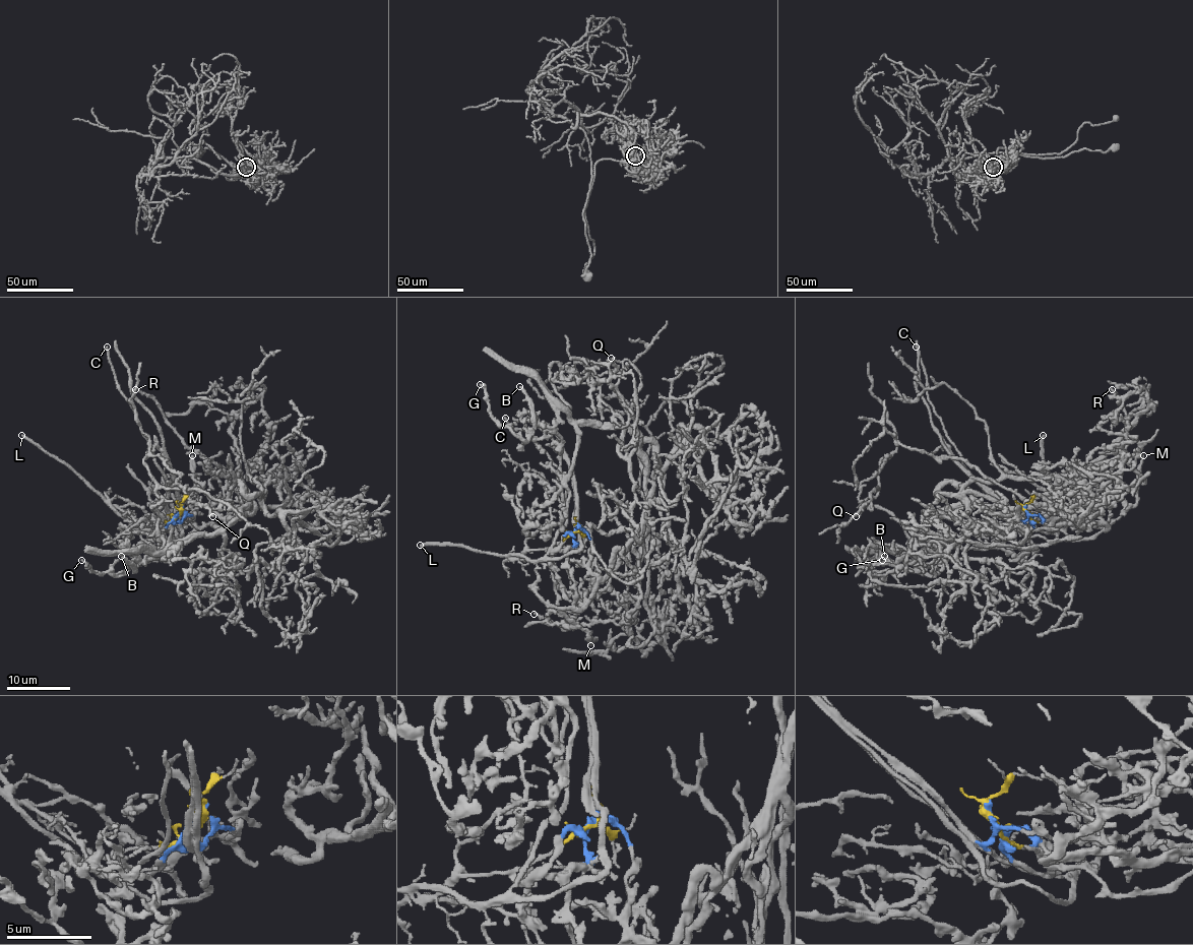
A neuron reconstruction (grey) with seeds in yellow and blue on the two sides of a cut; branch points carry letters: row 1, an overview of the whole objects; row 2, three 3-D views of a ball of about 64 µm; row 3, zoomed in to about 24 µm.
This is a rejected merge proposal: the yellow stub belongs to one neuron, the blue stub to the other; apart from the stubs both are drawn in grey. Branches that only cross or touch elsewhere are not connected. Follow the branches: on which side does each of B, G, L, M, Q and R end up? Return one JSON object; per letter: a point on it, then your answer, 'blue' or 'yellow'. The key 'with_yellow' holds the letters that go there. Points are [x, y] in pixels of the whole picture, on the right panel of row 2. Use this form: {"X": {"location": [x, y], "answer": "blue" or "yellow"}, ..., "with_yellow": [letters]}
{"B": {"location": [884, 556], "answer": "blue"}, "G": {"location": [882, 560], "answer": "blue"}, "L": {"location": [1043, 435], "answer": "yellow"}, "M": {"location": [1143, 455], "answer": "blue"}, "Q": {"location": [856, 516], "answer": "blue"}, "R": {"location": [1112, 389], "answer": "blue"}, "with_yellow": ["L"]}

